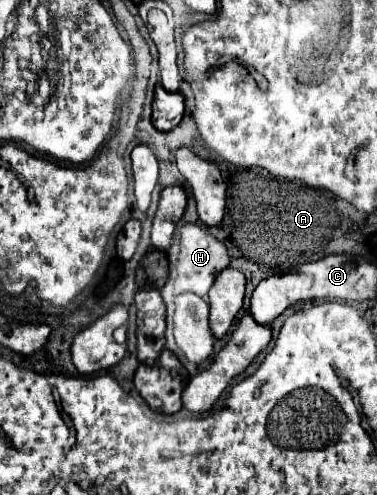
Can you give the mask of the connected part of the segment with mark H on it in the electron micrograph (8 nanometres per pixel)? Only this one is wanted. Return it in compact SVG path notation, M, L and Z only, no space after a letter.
M186 224L180 228L180 254L178 254L178 278L174 284L174 294L184 294L184 292L192 292L198 294L200 298L208 300L208 290L212 288L216 276L230 266L230 256L226 246L216 240L214 236L210 236L208 232L204 232L200 226L196 224Z

